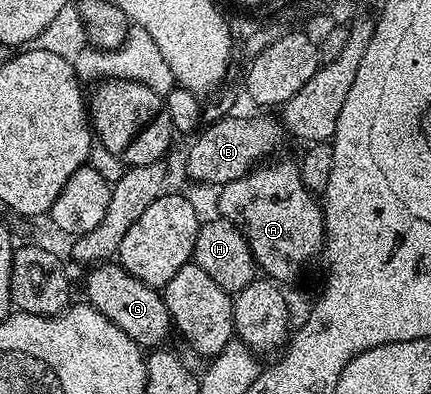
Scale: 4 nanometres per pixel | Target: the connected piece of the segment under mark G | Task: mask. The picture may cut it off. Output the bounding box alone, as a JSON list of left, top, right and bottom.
[85,262,172,350]

